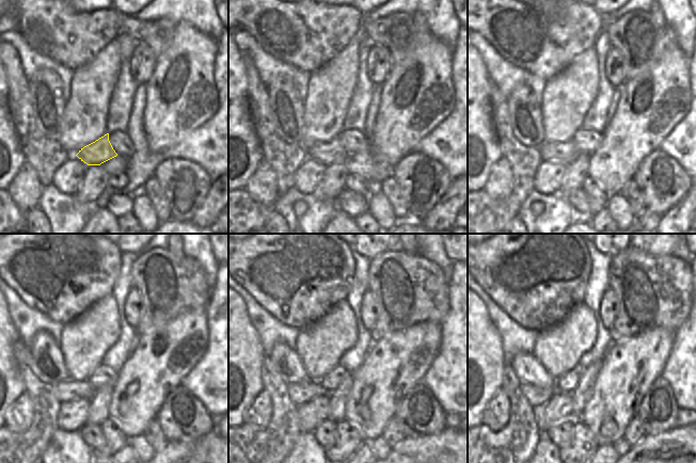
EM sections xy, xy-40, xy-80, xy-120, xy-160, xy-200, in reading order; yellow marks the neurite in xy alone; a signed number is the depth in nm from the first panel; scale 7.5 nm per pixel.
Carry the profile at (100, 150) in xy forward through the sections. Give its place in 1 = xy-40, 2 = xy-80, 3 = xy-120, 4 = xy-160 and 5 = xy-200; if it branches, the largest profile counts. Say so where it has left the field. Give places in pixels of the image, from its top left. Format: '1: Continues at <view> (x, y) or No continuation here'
1: Continues at xy-40 (332, 152)
2: Continues at xy-80 (565, 152)
3: Continues at xy-120 (68, 389)
4: Continues at xy-160 (301, 393)
5: Continues at xy-200 (536, 396)

